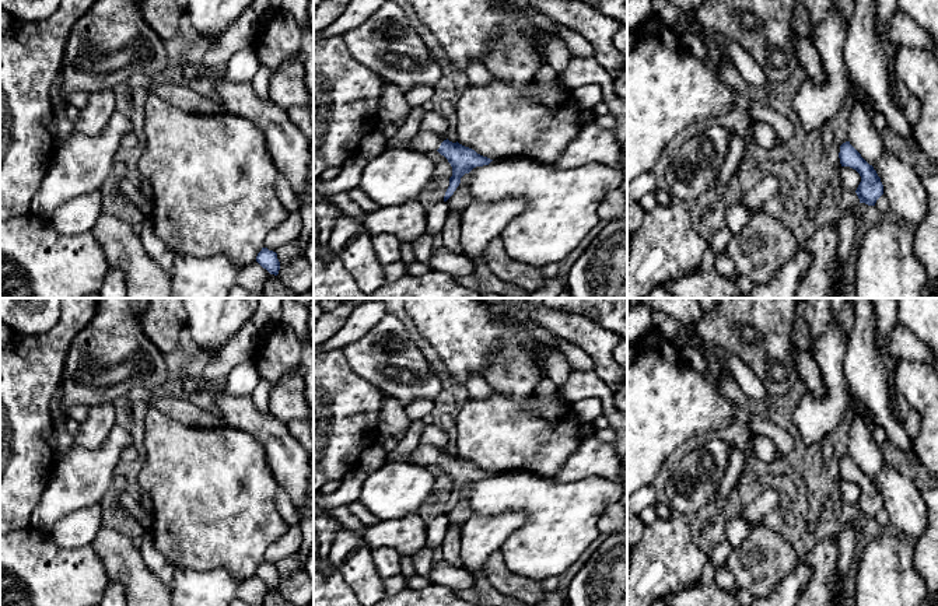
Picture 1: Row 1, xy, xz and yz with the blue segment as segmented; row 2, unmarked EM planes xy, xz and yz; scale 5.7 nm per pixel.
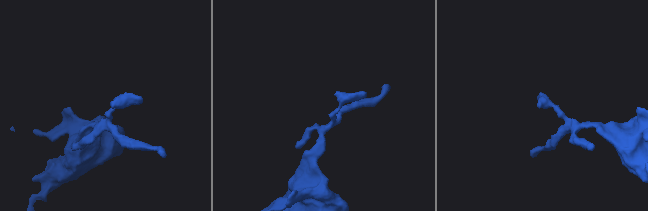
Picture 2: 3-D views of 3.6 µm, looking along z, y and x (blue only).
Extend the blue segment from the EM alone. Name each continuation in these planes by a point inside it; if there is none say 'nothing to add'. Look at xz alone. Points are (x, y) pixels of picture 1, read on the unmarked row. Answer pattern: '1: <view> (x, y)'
1: xz (426, 454)

